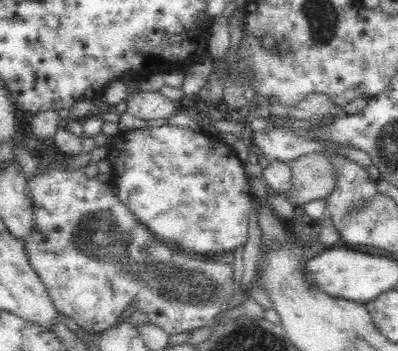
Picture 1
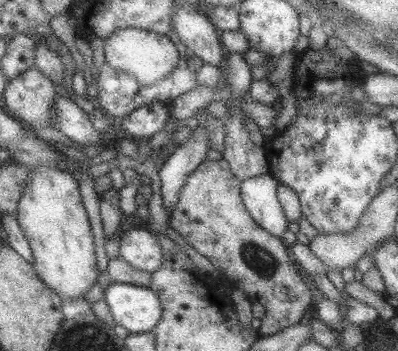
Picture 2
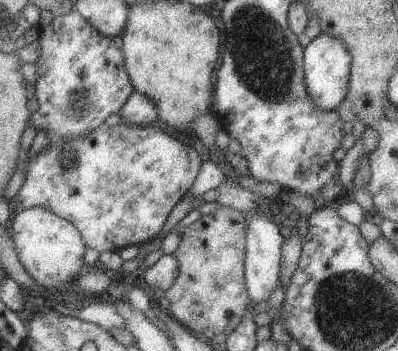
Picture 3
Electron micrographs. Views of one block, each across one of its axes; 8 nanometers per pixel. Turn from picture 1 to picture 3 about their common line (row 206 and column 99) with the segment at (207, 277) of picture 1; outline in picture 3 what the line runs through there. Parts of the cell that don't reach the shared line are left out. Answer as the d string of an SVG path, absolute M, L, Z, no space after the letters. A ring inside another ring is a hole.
M75 8L59 18L53 18L49 24L41 26L37 32L37 46L39 46L39 58L37 64L37 78L35 78L35 100L37 110L29 116L29 126L33 126L37 132L47 132L49 146L63 144L65 140L79 140L81 136L91 134L97 130L103 120L119 112L121 106L127 102L127 98L133 94L133 86L129 80L129 74L125 72L125 56L121 50L113 46L113 38L107 38L99 34Z

